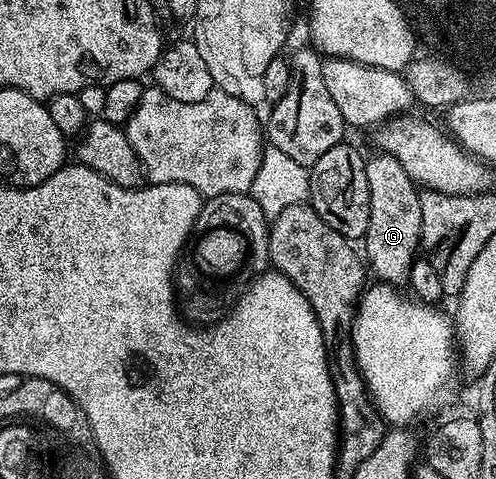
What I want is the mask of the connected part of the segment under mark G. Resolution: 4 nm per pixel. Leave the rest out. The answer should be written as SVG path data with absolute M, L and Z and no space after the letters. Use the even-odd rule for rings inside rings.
M374 152L366 158L368 192L370 193L370 219L364 239L365 257L369 269L379 283L406 284L410 281L410 269L419 257L422 240L422 217L420 216L420 190L410 179L400 160L391 154ZM370 257L370 262L369 258Z

